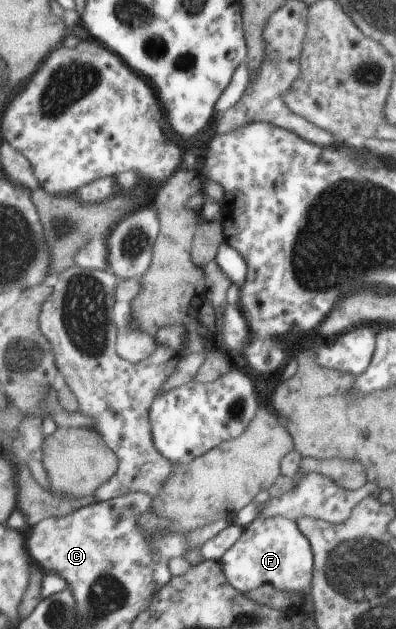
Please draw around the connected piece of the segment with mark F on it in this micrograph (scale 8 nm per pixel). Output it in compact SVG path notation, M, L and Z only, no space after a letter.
M258 517L244 528L241 539L221 558L227 581L239 591L256 590L270 584L277 591L296 593L303 597L298 610L312 612L311 572L313 556L309 542L286 517Z

